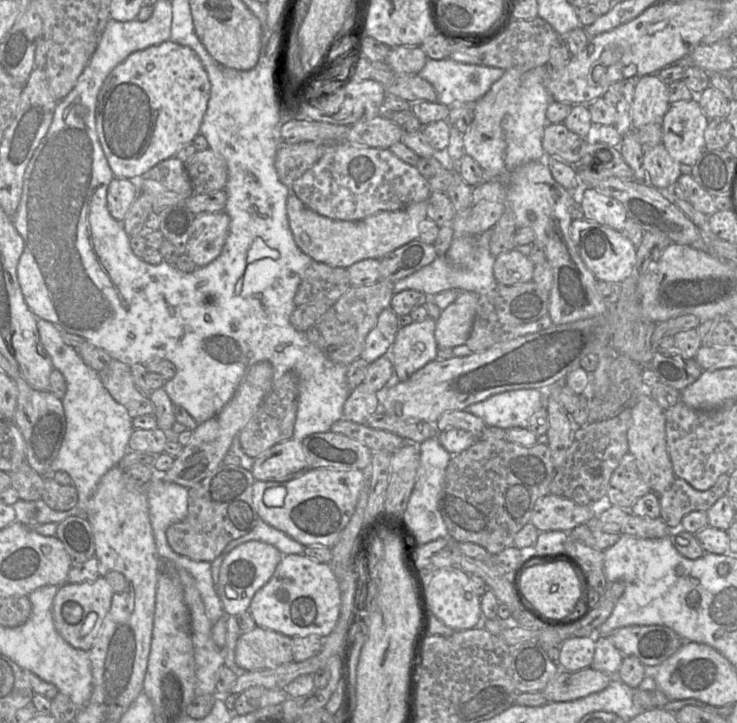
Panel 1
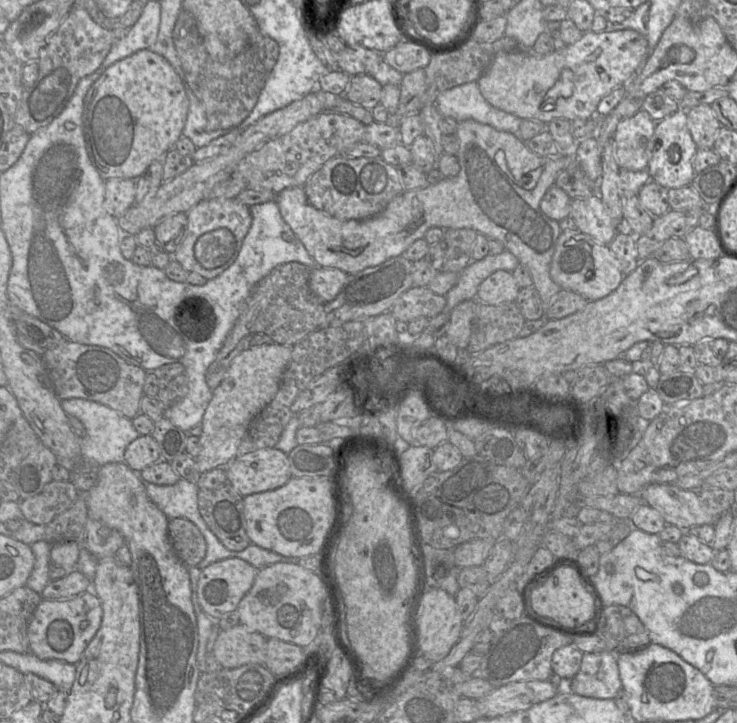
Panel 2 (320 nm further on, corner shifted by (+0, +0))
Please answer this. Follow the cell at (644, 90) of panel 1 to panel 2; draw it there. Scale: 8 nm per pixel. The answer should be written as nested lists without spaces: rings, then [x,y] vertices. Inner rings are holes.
[[[642,109],[618,124],[614,134],[615,157],[621,169],[648,168],[655,126],[656,122]]]

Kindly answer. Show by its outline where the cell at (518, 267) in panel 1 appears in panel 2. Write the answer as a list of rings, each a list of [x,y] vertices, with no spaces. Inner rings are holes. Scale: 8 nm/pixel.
[[[497,270],[480,284],[477,300],[488,305],[514,302],[520,289],[512,272]]]

